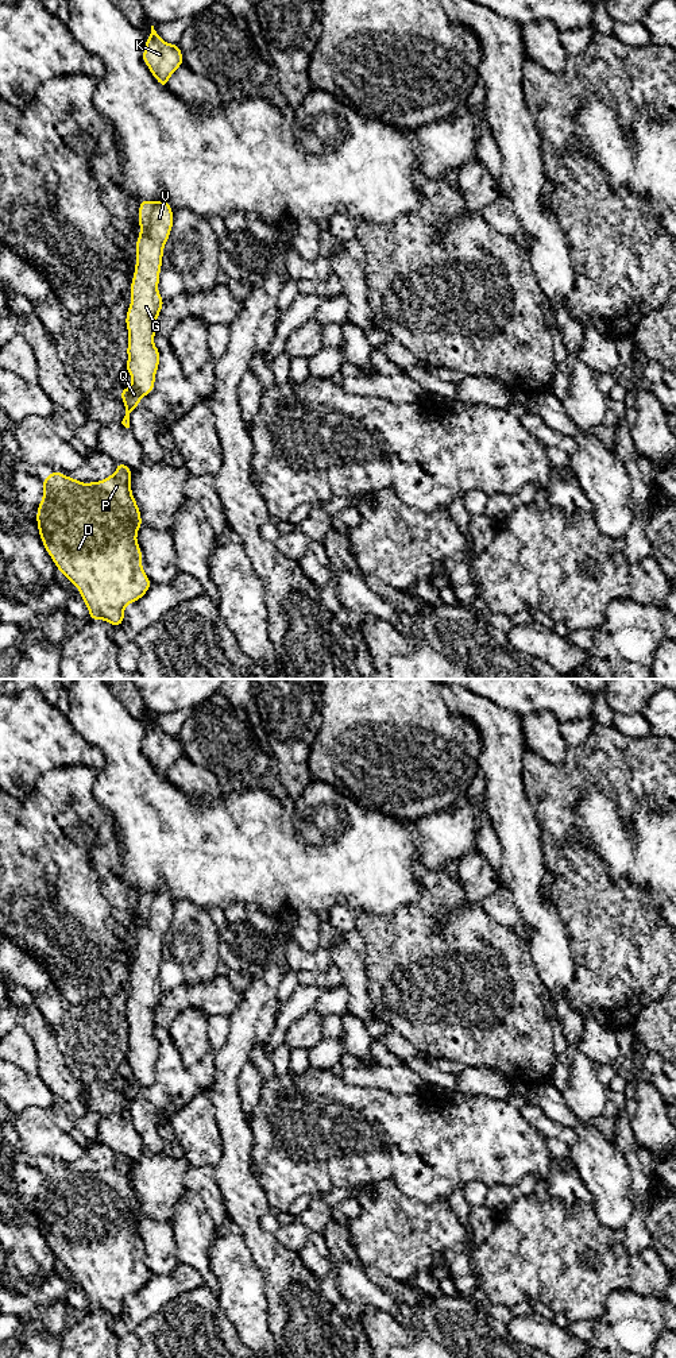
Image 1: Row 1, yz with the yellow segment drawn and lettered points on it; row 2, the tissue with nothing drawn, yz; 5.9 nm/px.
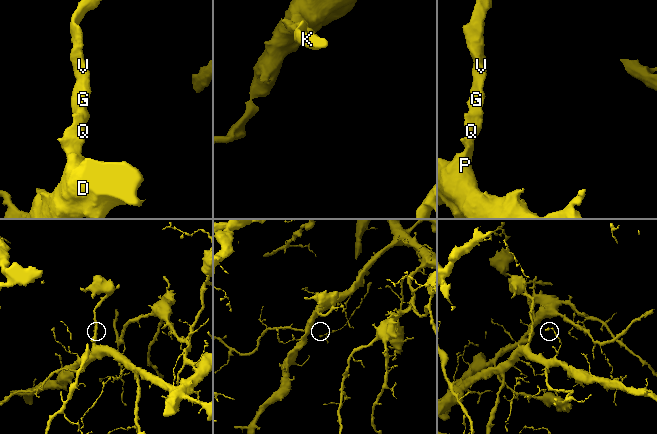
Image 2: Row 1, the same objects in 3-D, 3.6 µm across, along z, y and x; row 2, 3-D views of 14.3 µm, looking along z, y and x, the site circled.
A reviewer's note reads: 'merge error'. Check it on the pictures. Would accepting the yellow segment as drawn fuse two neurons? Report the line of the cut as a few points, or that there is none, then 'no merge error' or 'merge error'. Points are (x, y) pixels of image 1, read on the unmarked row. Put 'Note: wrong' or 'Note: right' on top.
Note: wrong
no cut; no merge error

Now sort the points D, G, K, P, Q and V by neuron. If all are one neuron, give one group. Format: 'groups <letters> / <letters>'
groups D G K P Q V

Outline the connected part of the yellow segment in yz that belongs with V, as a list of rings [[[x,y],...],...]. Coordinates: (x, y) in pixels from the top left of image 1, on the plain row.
[[[142,891],[139,896],[139,929],[136,954],[130,977],[131,995],[125,1007],[128,1021],[127,1057],[132,1068],[131,1076],[119,1085],[125,1097],[121,1115],[130,1119],[130,1106],[140,1091],[154,1081],[155,1065],[161,1053],[159,1041],[154,1035],[154,1015],[165,995],[158,976],[162,958],[163,938],[173,921],[173,900],[167,891],[152,894]]]

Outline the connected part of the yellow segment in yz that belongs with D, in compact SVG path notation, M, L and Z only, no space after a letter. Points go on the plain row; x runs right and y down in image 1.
M116 1154L116 1164L98 1173L82 1174L59 1162L47 1166L43 1173L43 1189L38 1196L36 1215L39 1228L55 1258L78 1280L88 1301L89 1311L103 1311L112 1318L124 1313L124 1299L139 1292L152 1277L142 1258L142 1241L136 1232L143 1216L140 1201L131 1183L132 1162Z

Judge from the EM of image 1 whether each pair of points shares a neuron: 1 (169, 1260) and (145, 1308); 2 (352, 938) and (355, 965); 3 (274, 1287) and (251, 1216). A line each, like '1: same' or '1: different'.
1: different
2: same
3: same

